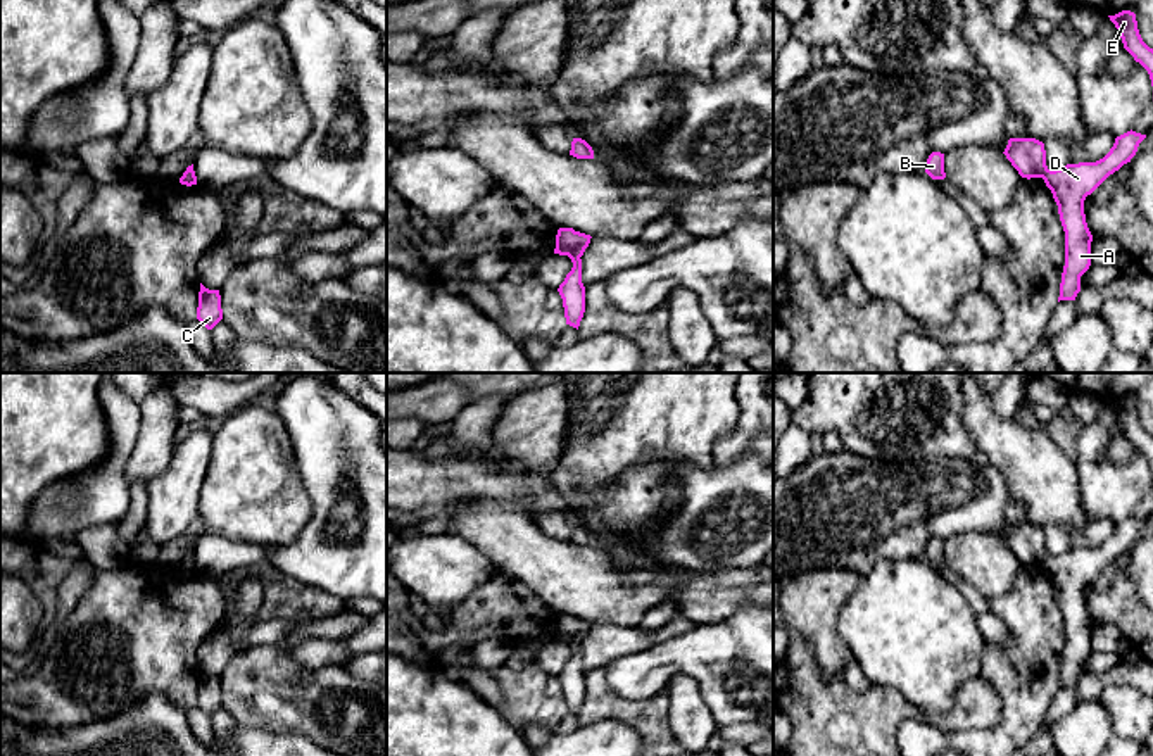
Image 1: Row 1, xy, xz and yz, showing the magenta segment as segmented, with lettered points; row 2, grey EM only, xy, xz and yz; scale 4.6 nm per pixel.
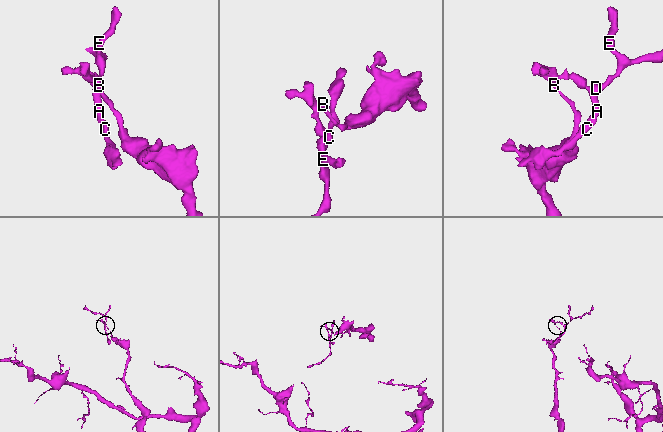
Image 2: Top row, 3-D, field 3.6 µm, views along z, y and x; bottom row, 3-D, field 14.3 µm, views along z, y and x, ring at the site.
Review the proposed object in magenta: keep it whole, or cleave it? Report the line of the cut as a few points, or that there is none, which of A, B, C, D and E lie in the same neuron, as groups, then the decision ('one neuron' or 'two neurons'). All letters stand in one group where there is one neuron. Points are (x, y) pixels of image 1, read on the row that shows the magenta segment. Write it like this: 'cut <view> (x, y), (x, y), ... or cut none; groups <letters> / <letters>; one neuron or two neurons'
cut xz (572, 258), (579, 259); groups A C D E / B; two neurons

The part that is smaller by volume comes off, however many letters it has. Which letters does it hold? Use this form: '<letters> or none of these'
A, C, D, E

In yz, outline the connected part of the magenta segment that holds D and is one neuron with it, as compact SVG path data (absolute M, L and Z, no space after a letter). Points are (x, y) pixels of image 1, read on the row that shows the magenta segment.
M1127 131L1115 138L1110 152L1096 162L1067 164L1060 169L1048 169L1043 176L1058 205L1060 221L1065 231L1065 266L1060 283L1060 300L1075 300L1081 292L1081 276L1091 266L1093 235L1086 223L1084 200L1110 174L1131 162L1146 135Z

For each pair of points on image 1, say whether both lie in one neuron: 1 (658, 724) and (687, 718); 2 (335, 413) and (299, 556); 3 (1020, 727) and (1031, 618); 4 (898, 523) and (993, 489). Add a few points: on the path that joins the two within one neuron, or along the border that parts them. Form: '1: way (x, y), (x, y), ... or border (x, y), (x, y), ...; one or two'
1: border (663, 691), (668, 698), (668, 724), (675, 737); two
2: way (335, 449), (335, 482), (321, 520); one
3: way (1024, 699), (1026, 665), (1031, 660), (1031, 646); one
4: way (922, 499), (969, 497); one

